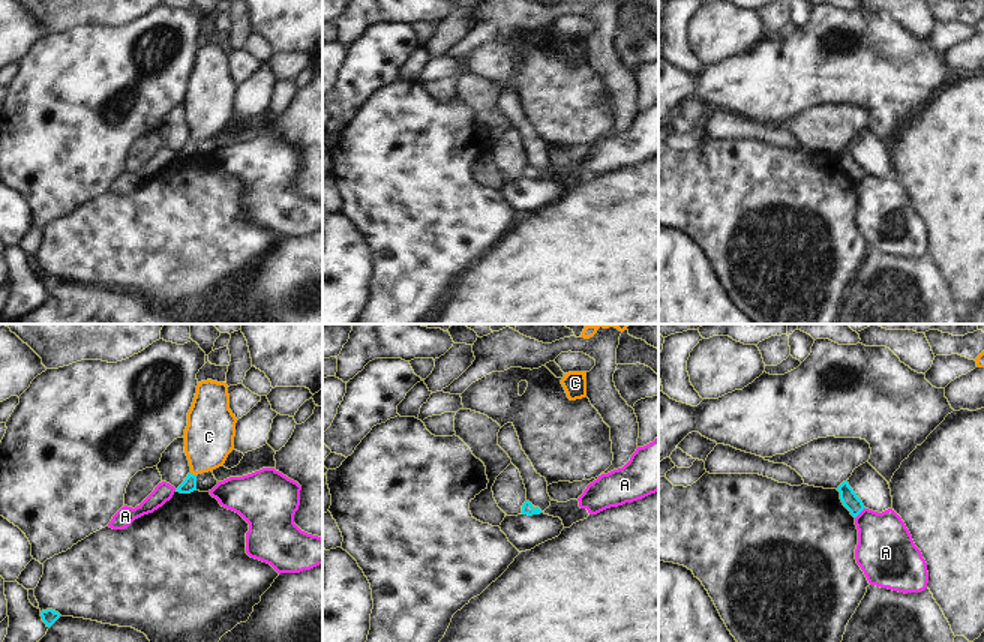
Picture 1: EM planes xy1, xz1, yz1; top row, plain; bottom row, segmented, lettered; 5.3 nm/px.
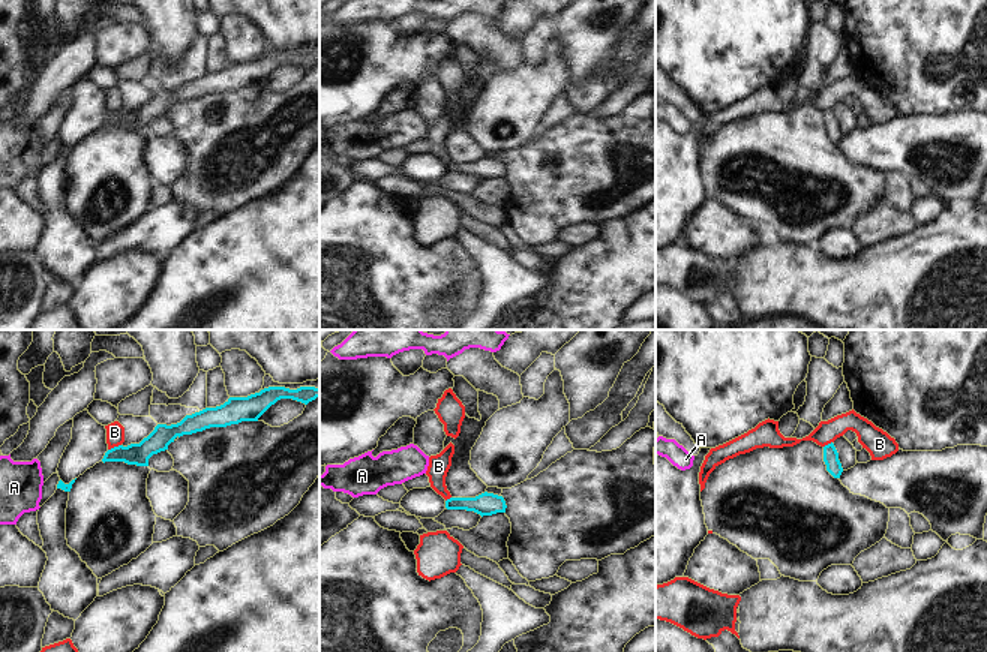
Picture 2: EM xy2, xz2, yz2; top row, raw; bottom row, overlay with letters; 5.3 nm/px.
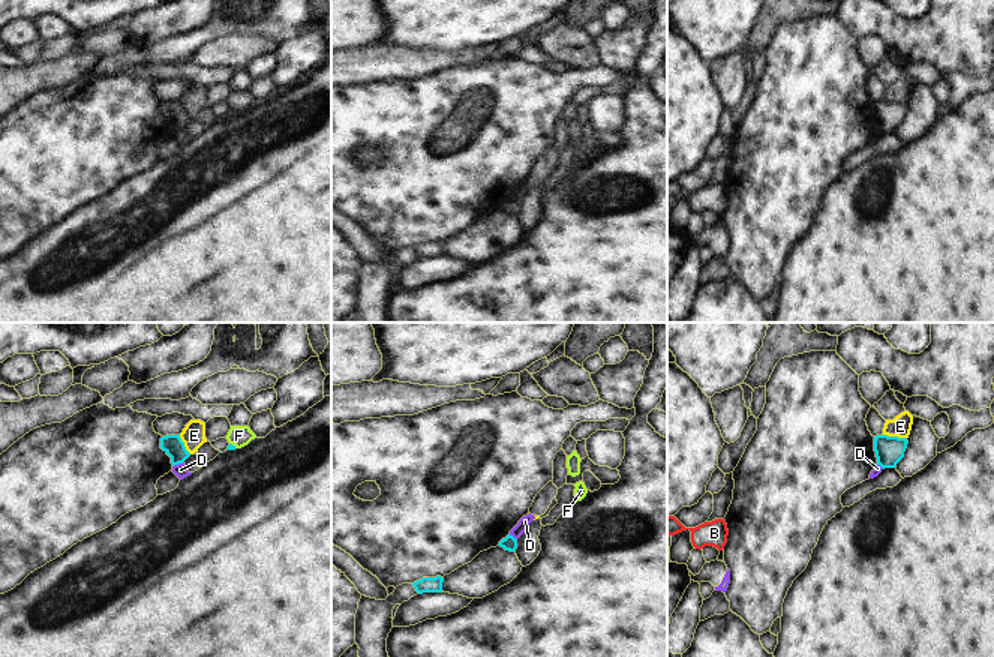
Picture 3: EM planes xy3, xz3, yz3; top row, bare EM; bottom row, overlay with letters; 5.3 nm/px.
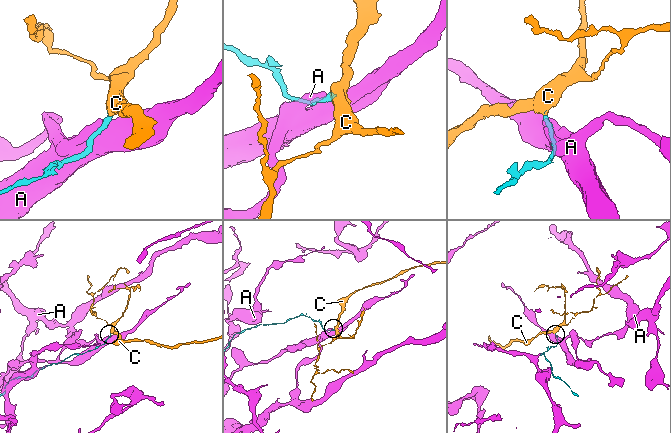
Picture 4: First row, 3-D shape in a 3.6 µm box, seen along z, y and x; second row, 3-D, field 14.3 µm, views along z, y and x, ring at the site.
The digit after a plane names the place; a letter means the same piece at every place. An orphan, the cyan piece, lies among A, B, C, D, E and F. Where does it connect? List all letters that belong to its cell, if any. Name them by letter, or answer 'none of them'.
C

